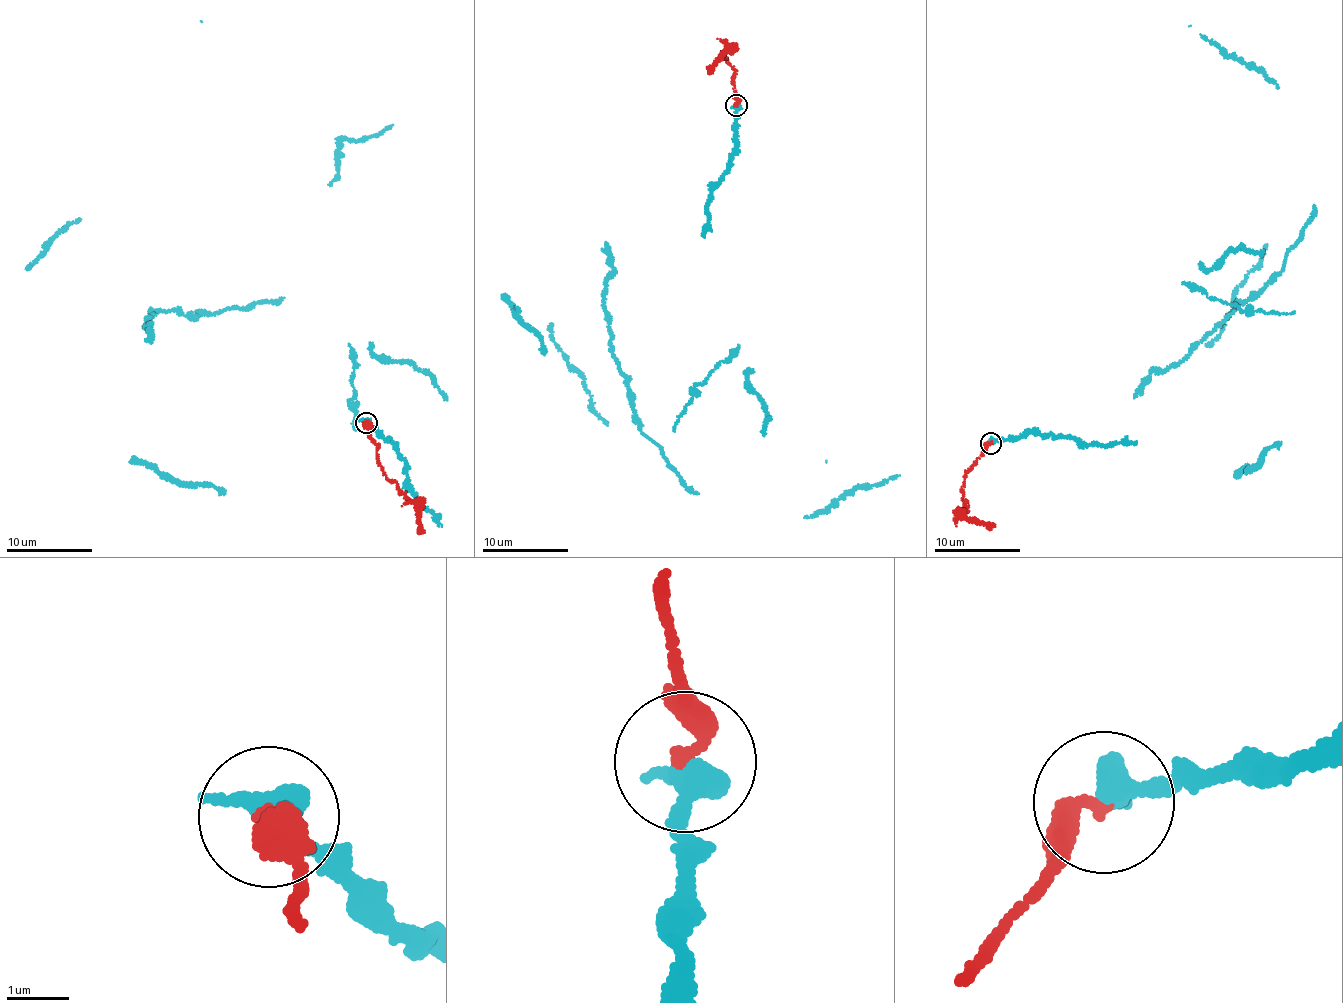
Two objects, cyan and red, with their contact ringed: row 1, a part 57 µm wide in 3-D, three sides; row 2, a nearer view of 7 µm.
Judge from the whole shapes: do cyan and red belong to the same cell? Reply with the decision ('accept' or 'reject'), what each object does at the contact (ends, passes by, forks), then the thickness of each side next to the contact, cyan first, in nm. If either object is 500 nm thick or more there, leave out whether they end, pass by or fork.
reject; cyan passes by; red ends there; 320 nm thick on the cyan side, 320 nm on the other

